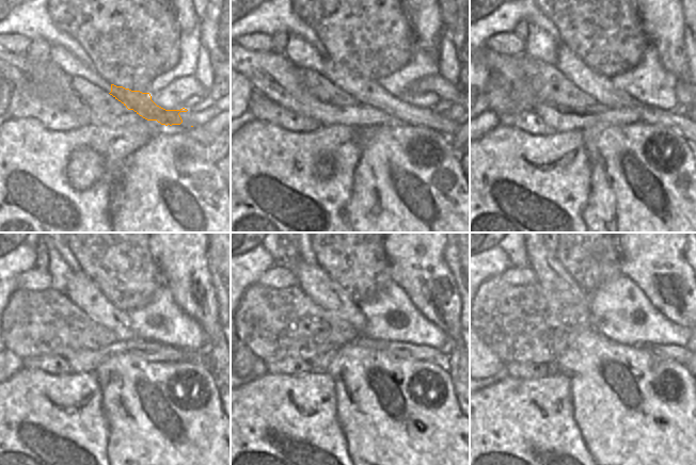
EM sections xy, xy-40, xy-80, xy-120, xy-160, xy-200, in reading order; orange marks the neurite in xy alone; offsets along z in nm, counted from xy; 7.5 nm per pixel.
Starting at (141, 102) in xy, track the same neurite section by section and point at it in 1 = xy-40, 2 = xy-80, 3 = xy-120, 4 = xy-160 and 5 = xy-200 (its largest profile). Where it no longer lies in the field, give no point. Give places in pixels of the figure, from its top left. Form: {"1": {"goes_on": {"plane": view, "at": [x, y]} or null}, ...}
{"1": {"goes_on": {"plane": "xy-40", "at": [365, 91]}}, "2": {"goes_on": {"plane": "xy-80", "at": [599, 86]}}, "3": {"goes_on": {"plane": "xy-120", "at": [82, 291]}}, "4": {"goes_on": {"plane": "xy-160", "at": [322, 290]}}, "5": {"goes_on": {"plane": "xy-200", "at": [551, 275]}}}

